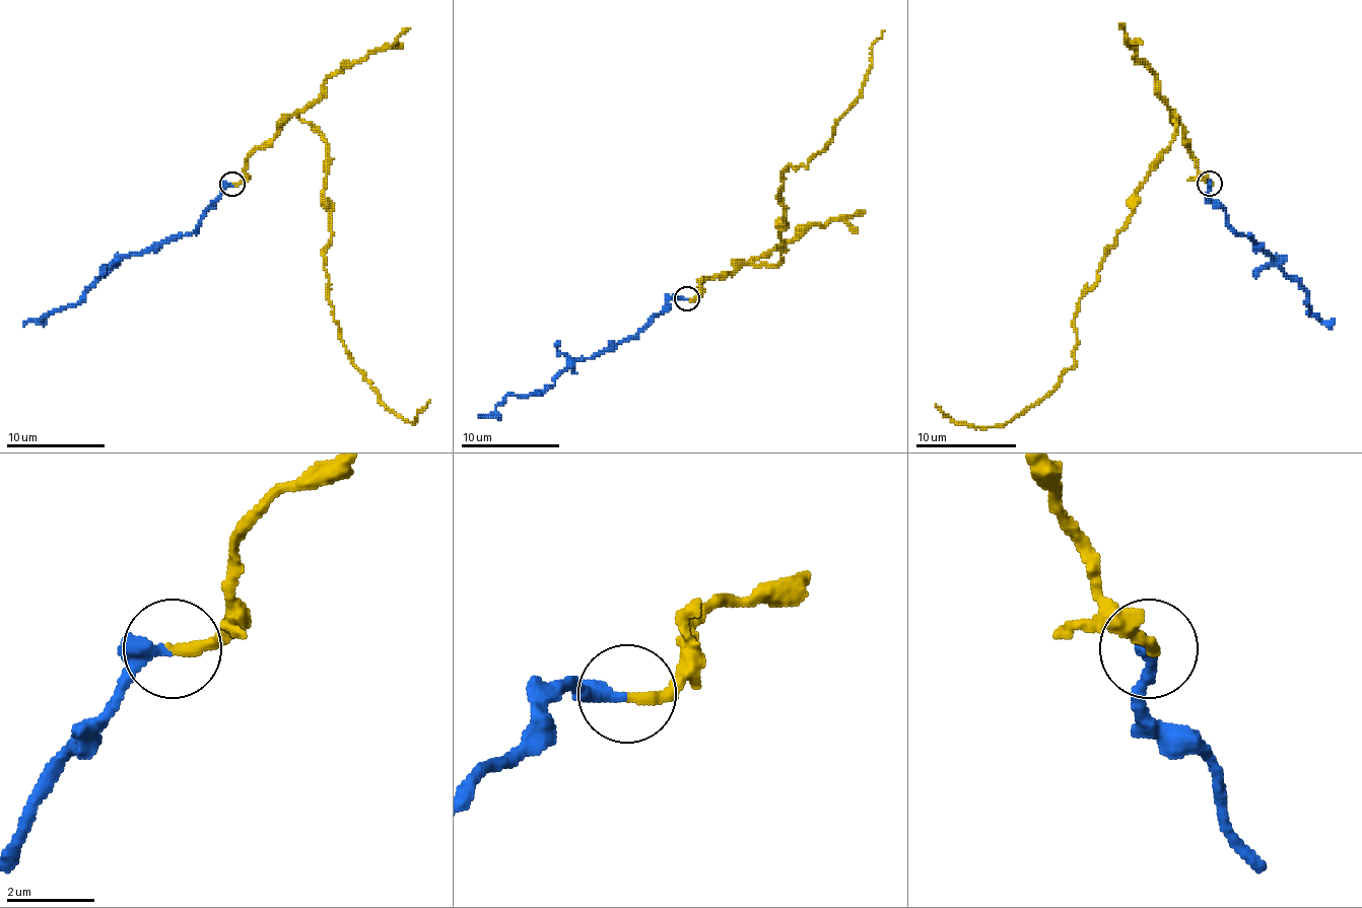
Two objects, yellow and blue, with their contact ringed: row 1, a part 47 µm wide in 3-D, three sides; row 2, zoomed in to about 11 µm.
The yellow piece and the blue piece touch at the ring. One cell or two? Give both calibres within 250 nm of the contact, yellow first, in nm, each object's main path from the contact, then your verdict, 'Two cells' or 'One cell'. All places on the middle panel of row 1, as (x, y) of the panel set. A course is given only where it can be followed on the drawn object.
Thickness 280 nm (yellow) against 400 nm. Course of yellow: (687, 299), (709, 277), (780, 260), (784, 171), (806, 166), (827, 144), (884, 30). Course of blue: (685, 299), (673, 296), (633, 336), (580, 358), (542, 393), (507, 395), (490, 415), (478, 417). Two cells

